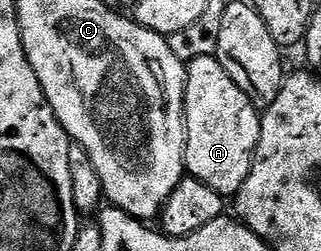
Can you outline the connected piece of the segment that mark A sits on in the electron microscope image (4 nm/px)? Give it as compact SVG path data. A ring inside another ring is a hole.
M216 55L199 57L187 64L185 73L185 170L223 198L236 197L247 182L253 153L261 137L262 113L231 82Z

